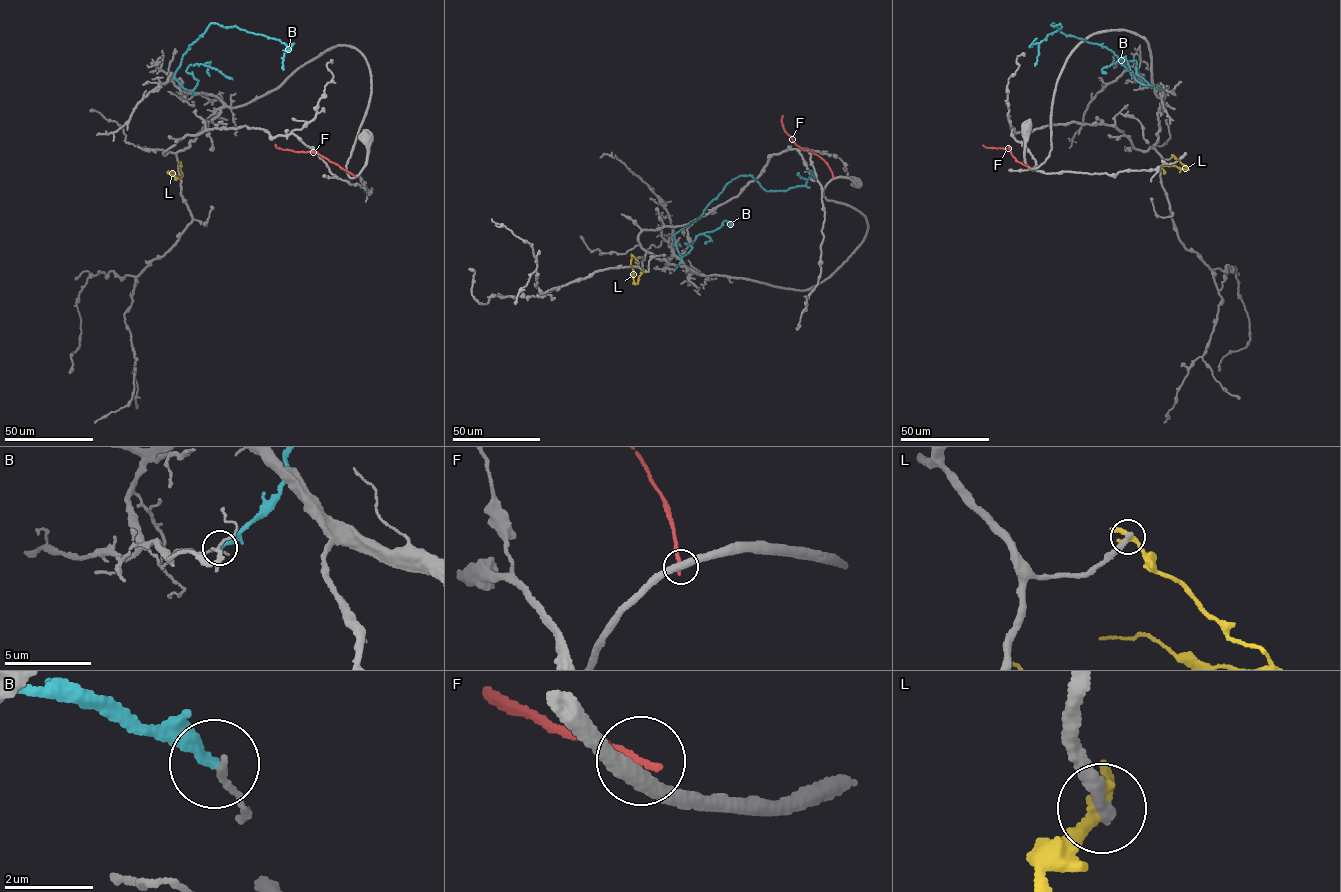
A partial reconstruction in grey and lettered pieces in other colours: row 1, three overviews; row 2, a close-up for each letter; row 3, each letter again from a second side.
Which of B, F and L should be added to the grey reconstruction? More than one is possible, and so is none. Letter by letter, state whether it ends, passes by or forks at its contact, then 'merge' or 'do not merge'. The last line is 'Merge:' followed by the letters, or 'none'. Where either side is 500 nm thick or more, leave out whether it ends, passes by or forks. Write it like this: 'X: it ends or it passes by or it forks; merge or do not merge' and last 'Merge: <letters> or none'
B: it ends; do not merge
F: it ends; do not merge
L: it ends; do not merge
Merge: none

